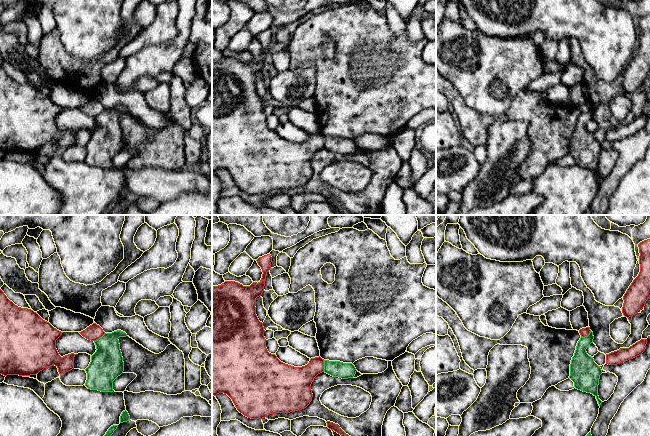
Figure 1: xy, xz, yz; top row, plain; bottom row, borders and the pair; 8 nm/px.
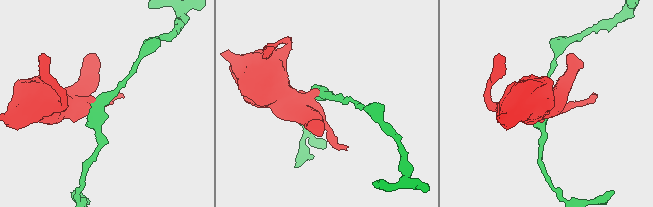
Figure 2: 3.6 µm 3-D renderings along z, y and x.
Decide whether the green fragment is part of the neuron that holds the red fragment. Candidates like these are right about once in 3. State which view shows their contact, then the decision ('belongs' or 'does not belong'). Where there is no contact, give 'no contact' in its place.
xz | does not belong

